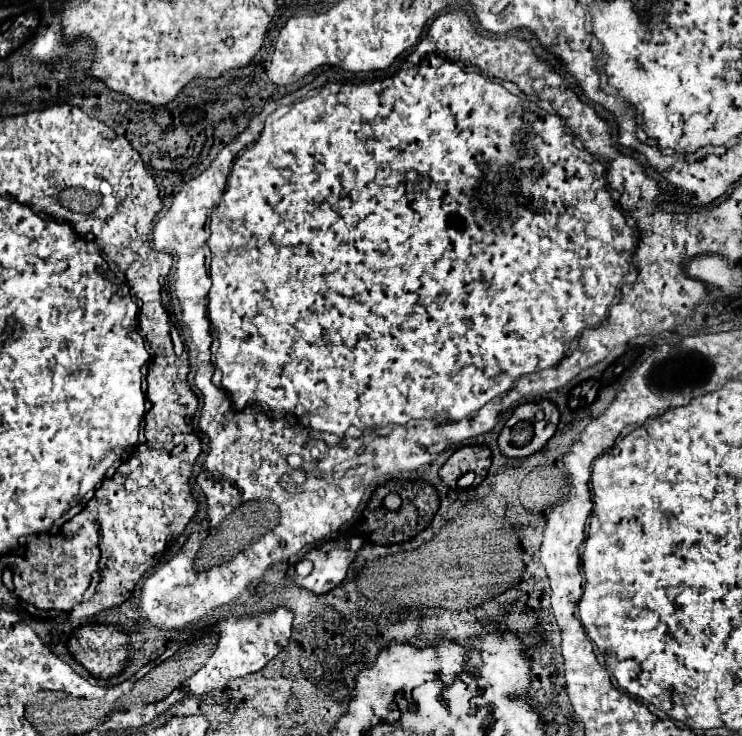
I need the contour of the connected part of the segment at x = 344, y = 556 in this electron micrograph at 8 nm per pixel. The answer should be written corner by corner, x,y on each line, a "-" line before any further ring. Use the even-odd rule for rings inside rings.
339,538
329,540
317,550
311,550
305,558
313,562
313,572
305,578
289,574
289,580
313,594
327,594
345,580
347,568
361,548
361,538

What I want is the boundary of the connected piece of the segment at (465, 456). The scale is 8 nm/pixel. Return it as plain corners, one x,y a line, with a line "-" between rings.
461,446
439,470
439,478
451,490
457,488
457,480
465,472
475,474
475,482
479,484
485,480
487,470
491,466
491,452
487,446

